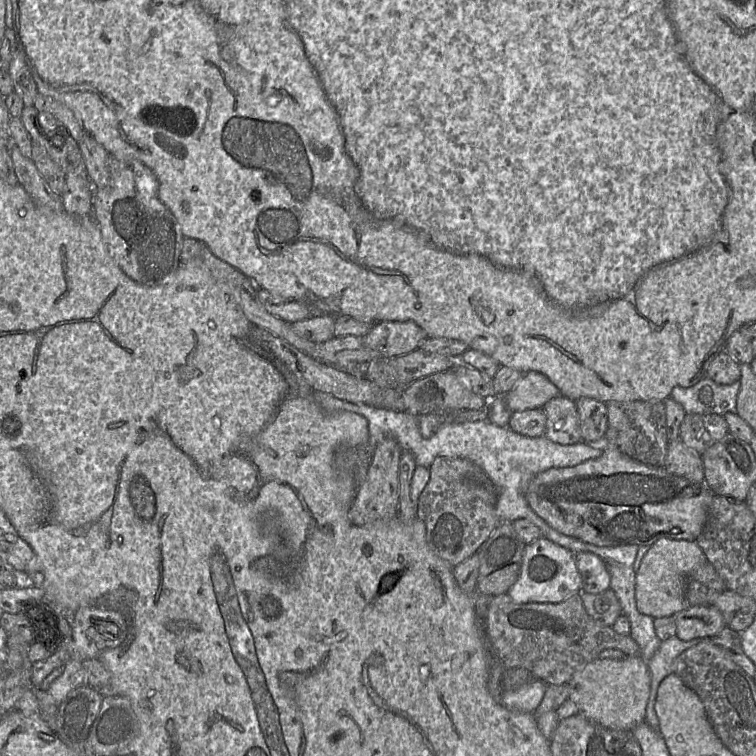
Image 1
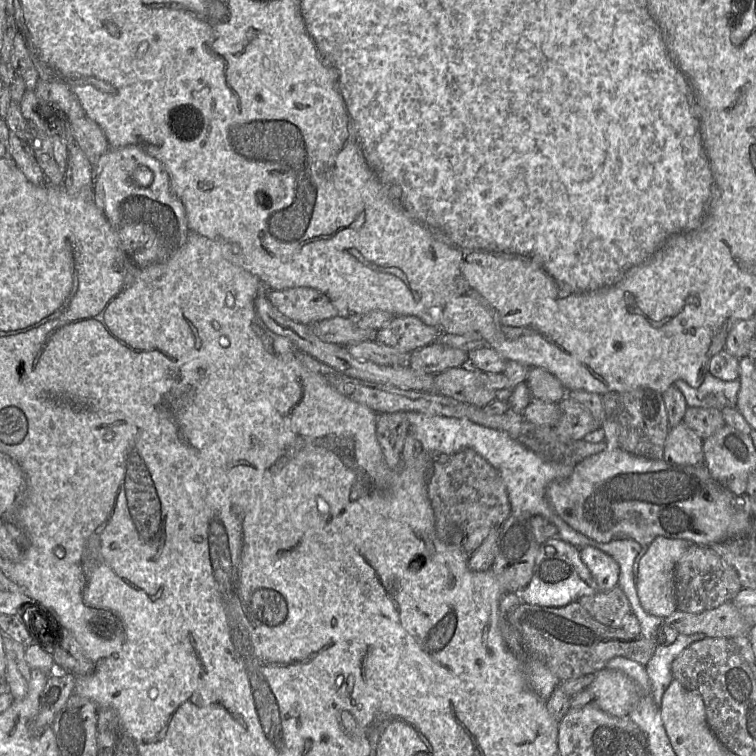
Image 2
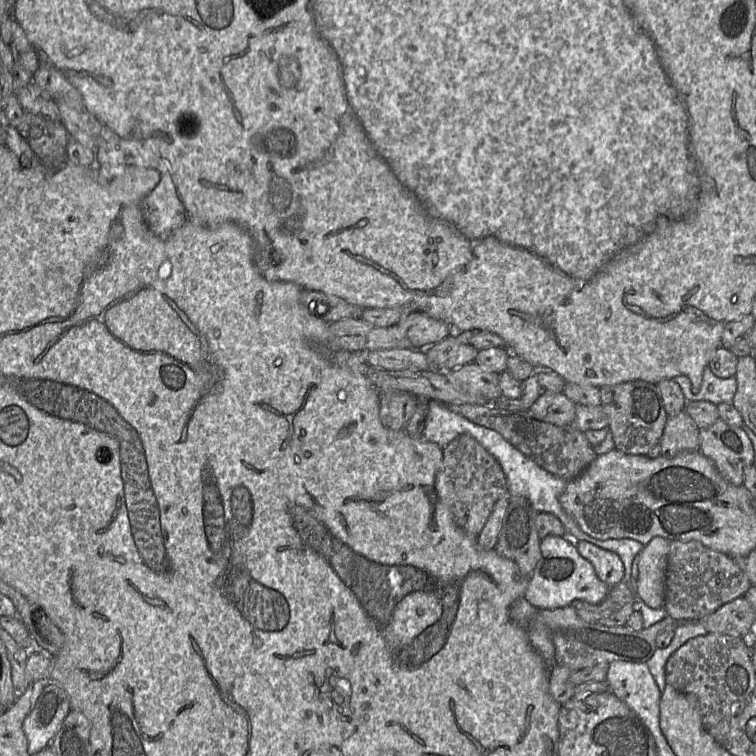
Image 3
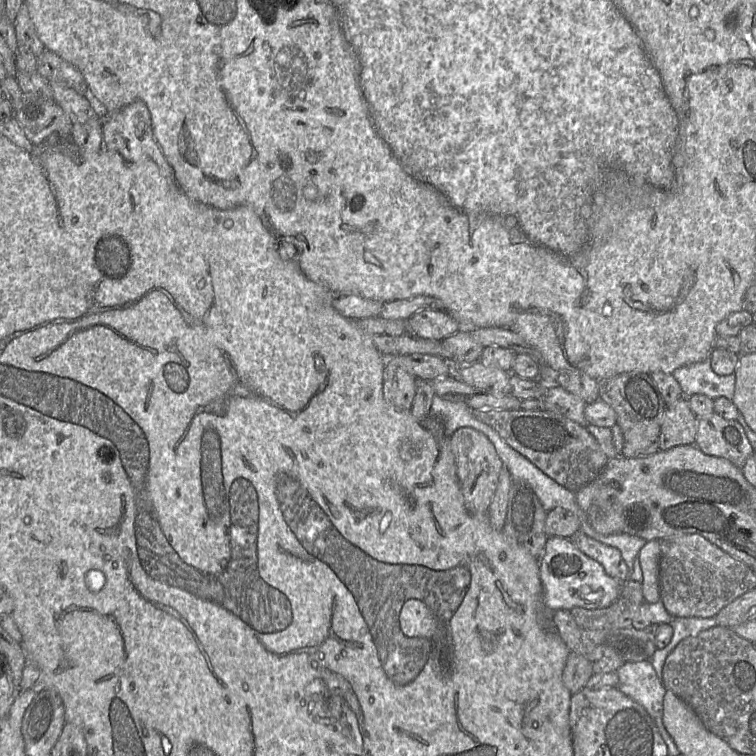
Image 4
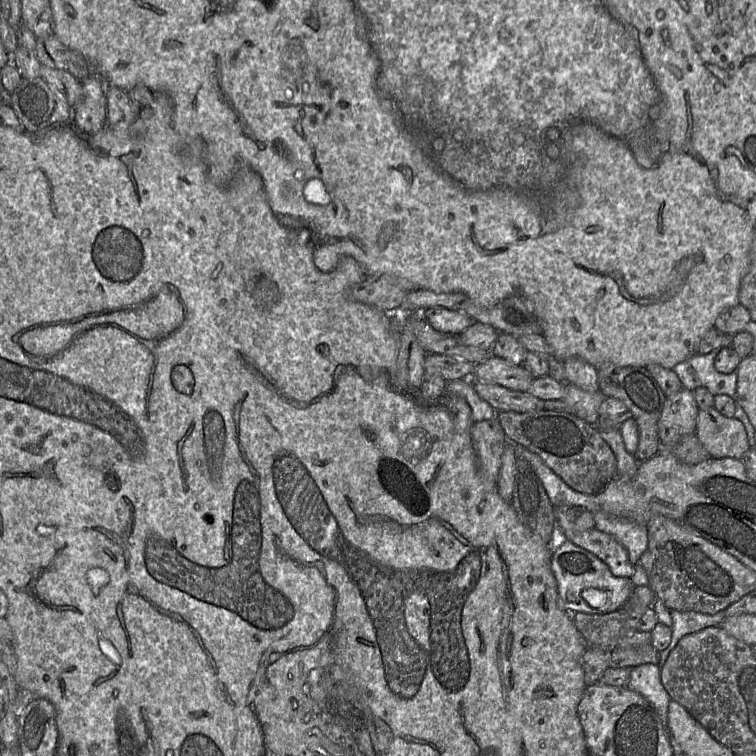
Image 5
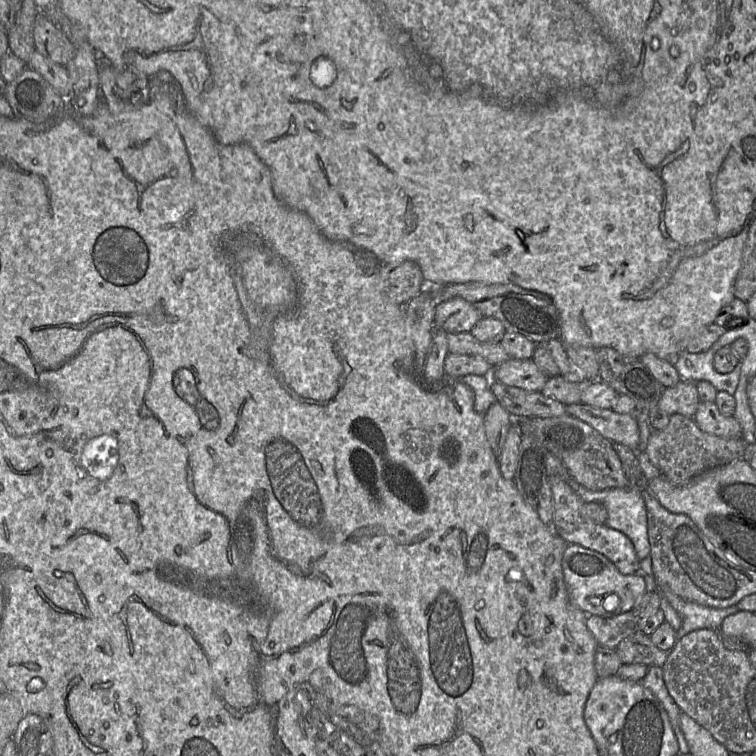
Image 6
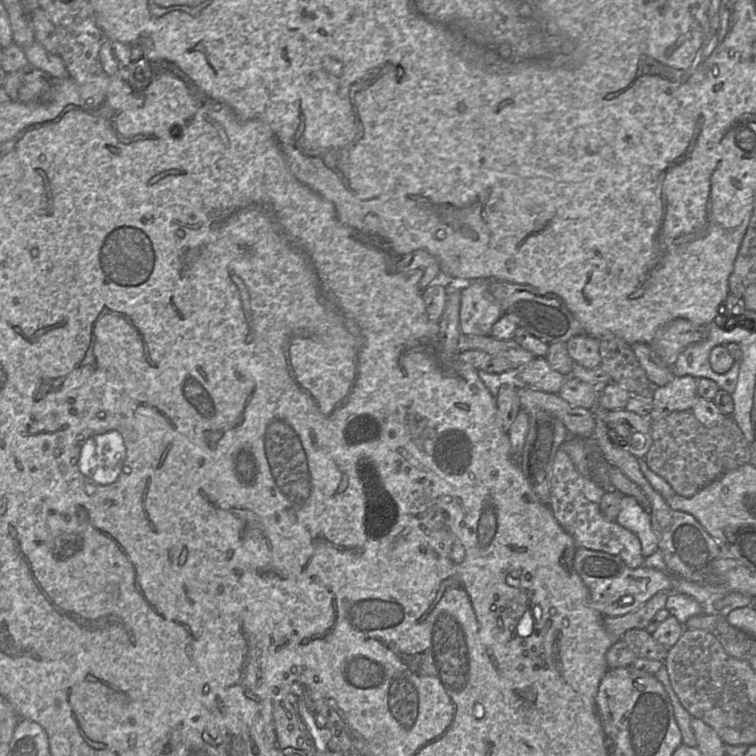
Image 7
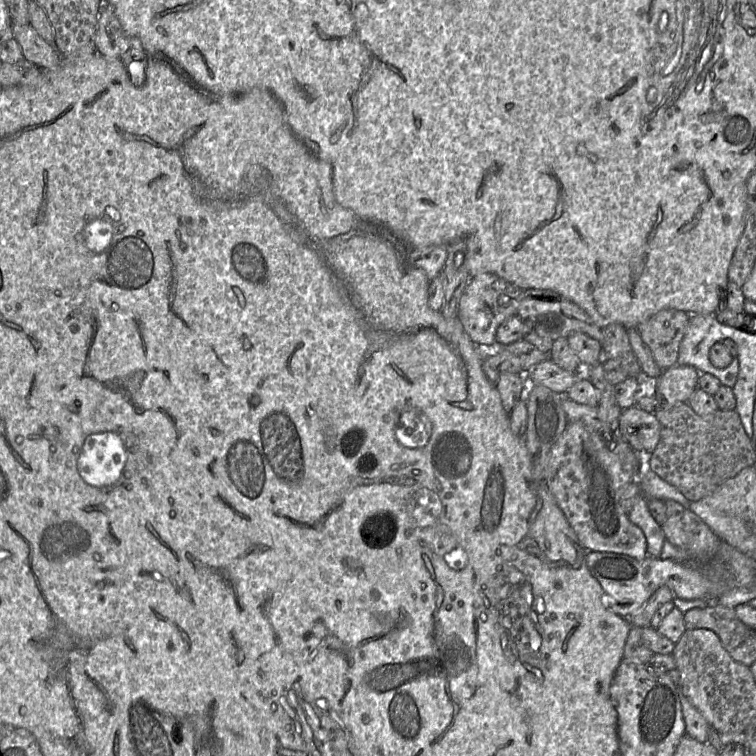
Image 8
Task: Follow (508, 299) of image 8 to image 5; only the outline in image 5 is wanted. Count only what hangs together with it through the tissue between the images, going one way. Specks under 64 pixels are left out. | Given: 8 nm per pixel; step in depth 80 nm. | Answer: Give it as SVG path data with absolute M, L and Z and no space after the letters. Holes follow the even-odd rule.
M431 307L422 311L421 316L433 329L459 335L474 321L468 314L460 310L451 310L445 307Z

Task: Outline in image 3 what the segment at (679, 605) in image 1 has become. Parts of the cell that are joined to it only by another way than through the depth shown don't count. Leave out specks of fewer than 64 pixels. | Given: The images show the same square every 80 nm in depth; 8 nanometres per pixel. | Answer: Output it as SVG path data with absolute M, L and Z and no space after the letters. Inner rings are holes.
M654 537L641 550L637 596L652 609L664 606L665 574L670 542L665 538Z

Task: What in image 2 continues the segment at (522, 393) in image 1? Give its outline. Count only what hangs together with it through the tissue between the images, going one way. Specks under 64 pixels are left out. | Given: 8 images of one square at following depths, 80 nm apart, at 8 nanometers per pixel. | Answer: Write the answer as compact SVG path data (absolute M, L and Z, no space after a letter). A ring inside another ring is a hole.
M530 368L525 382L530 390L532 400L559 403L567 394L559 379L542 368Z

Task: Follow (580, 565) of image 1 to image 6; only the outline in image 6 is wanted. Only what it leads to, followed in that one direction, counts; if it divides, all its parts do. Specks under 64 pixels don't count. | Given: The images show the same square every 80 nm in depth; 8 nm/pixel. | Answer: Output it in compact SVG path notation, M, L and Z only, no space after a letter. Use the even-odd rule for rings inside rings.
M549 476L549 485L553 498L553 527L568 544L577 544L595 550L608 558L624 575L632 575L639 568L639 562L633 543L622 532L612 529L605 524L595 523L582 517L584 501L558 476Z

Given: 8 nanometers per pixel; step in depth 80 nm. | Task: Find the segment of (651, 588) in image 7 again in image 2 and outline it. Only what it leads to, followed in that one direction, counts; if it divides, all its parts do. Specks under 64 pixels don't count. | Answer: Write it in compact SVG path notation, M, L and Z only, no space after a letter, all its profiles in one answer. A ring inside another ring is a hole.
M551 538L539 545L529 583L515 593L526 604L562 607L583 596L594 595L598 592L601 591L598 591L588 568L580 559L578 548L559 538Z

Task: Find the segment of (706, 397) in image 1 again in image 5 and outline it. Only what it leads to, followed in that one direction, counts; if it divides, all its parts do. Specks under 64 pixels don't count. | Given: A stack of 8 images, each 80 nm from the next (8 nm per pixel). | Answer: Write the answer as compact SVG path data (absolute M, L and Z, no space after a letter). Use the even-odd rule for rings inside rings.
M720 350L705 355L695 354L678 363L673 370L687 390L693 392L704 387L713 396L728 395L736 401L737 369L730 374L722 374L714 368L714 360Z

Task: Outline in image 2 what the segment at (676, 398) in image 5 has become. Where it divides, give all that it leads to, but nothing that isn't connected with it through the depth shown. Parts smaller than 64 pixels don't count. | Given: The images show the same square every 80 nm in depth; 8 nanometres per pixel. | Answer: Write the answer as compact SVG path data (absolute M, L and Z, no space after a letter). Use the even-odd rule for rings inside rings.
M682 421L669 429L662 460L668 464L681 466L704 465L702 446L703 440Z

